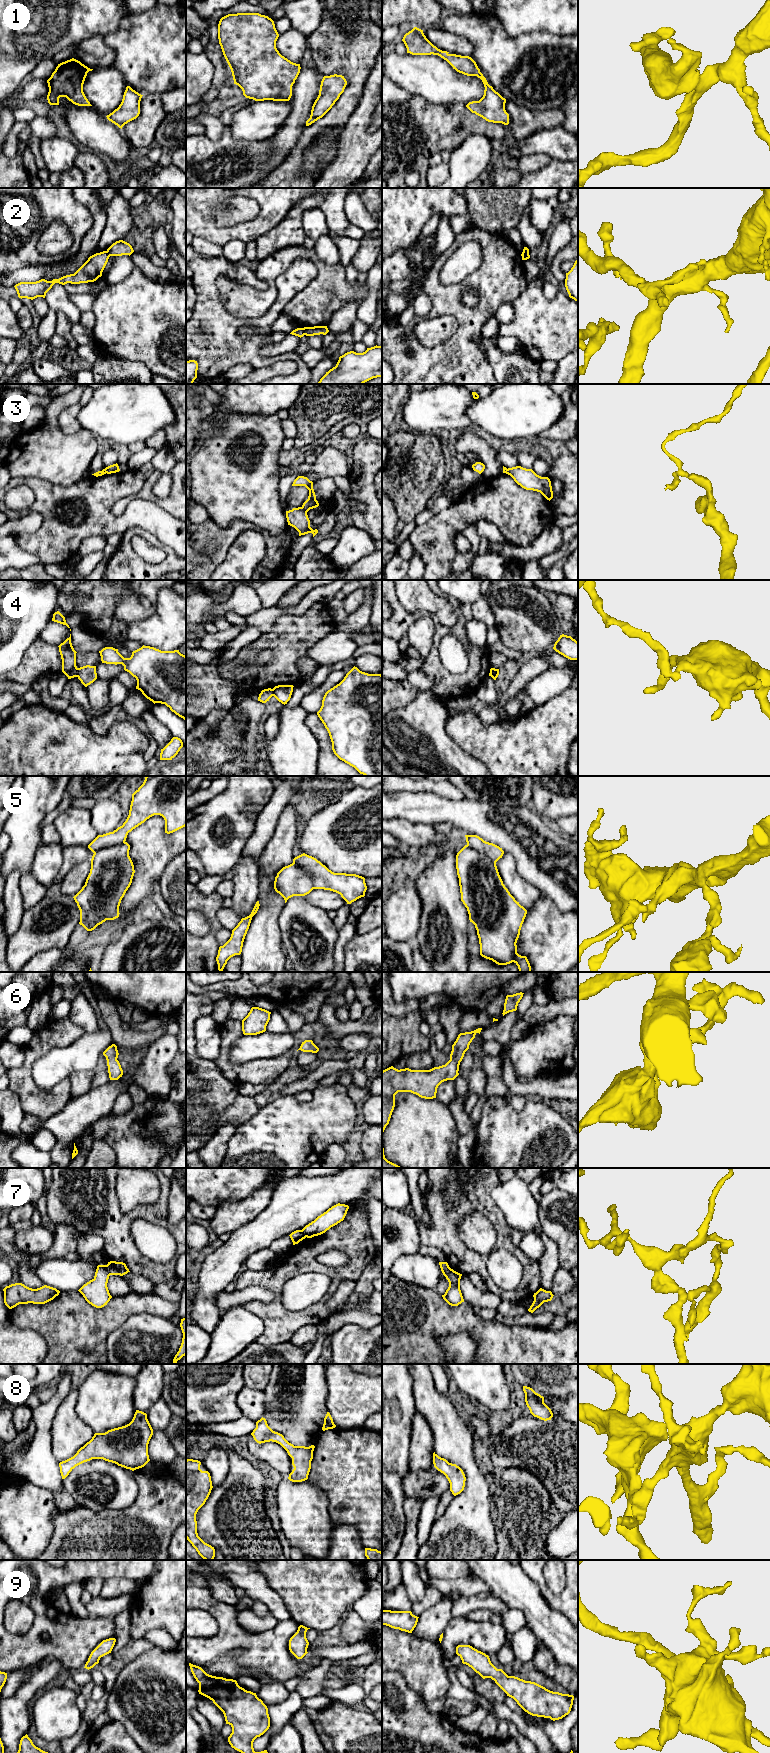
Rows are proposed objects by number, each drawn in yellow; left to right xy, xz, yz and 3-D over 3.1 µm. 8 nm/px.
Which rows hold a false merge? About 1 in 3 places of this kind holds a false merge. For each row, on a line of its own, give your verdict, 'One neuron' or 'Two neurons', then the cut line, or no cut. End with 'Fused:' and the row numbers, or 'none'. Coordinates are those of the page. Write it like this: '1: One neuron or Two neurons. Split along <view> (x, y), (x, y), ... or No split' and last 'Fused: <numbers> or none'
1: One neuron. No split
2: Two neurons. Split along xz (303, 328), (305, 334)
3: Two neurons. Split along xz (301, 507), (306, 512)
4: Two neurons. Split along xy (76, 668), (77, 676)
5: One neuron. No split
6: One neuron. No split
7: Two neurons. Split along xy (105, 1265), (110, 1274)
8: One neuron. No split
9: One neuron. No split
Fused: 2, 3, 4, 7

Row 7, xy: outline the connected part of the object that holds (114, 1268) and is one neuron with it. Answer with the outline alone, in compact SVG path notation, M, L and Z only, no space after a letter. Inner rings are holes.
M110 1261L106 1265L106 1268L110 1275L120 1275L123 1276L127 1274L129 1269L127 1268L126 1264L123 1262L116 1262L116 1261Z

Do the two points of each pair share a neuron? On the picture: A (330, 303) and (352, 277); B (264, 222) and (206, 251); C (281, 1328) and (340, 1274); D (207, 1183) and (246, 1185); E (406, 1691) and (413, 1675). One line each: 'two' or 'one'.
A: two
B: two
C: one
D: one
E: two

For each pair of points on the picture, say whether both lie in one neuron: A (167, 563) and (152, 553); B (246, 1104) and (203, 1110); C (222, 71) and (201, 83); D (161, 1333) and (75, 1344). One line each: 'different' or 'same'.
A: different
B: same
C: different
D: different

